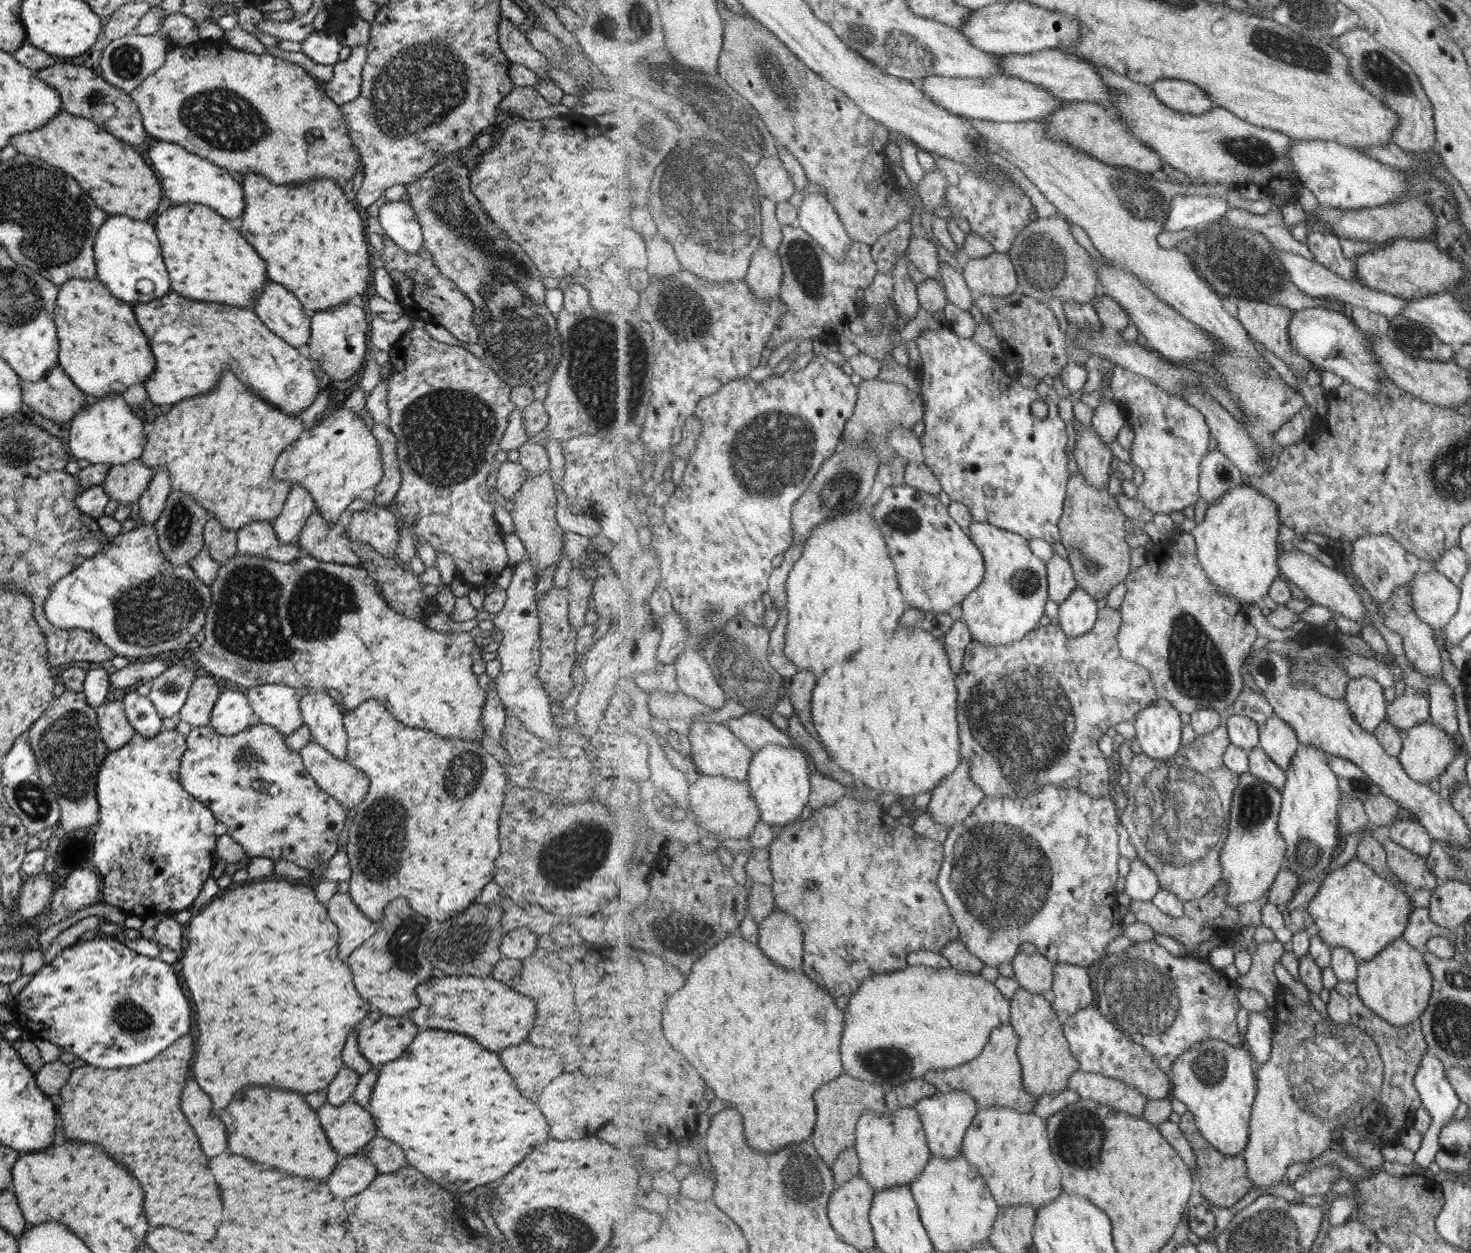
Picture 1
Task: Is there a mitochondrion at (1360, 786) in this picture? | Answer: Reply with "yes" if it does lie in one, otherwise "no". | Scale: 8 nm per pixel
yes

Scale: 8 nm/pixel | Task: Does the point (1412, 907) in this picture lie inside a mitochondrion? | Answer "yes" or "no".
no

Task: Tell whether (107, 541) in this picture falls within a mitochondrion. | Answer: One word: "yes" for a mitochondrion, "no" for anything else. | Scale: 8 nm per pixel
no

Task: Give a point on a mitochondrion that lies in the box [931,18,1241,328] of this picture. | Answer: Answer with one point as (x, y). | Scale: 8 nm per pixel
(1045, 268)

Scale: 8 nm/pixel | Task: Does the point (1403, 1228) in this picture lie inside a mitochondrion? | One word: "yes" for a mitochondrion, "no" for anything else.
no

